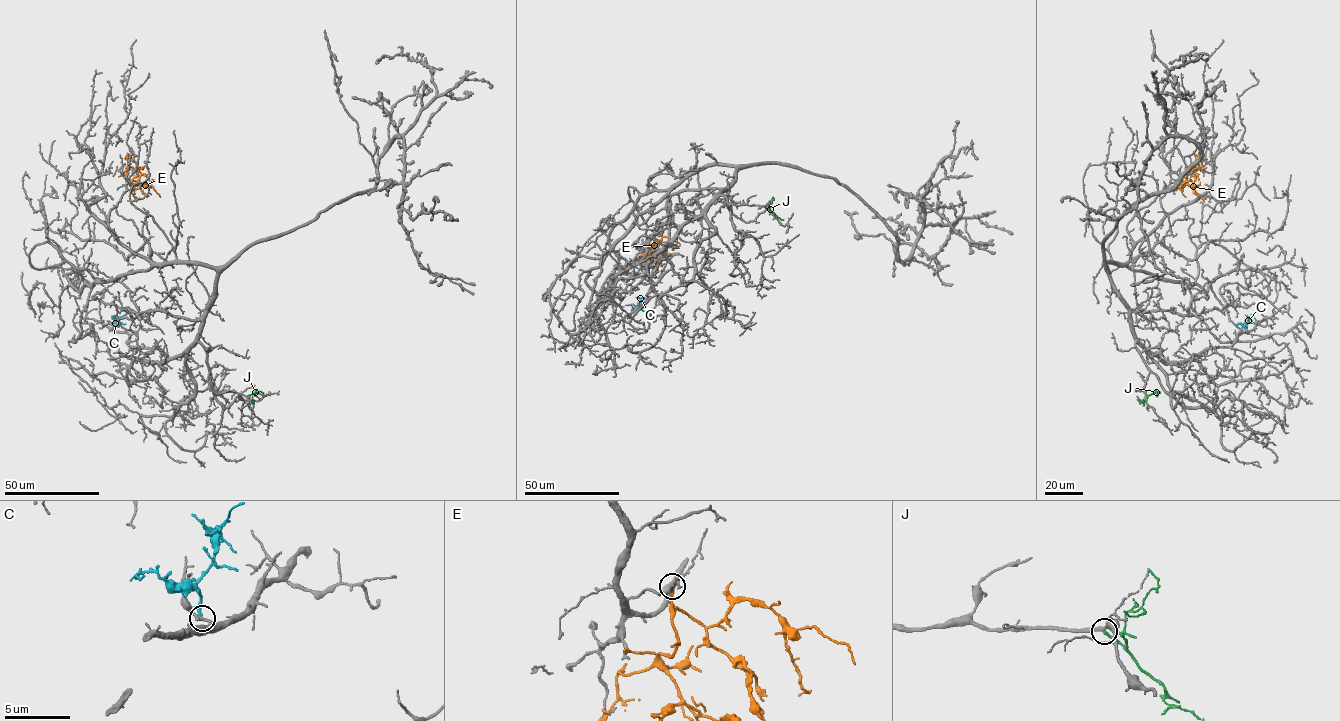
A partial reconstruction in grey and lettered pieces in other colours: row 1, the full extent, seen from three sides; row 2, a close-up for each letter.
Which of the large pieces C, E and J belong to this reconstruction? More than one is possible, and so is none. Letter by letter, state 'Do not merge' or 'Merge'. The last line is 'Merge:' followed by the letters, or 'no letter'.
C: Do not merge
E: Do not merge
J: Do not merge
Merge: no letter

